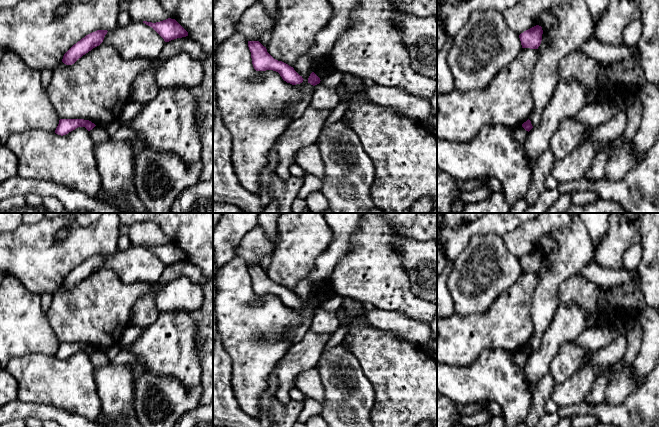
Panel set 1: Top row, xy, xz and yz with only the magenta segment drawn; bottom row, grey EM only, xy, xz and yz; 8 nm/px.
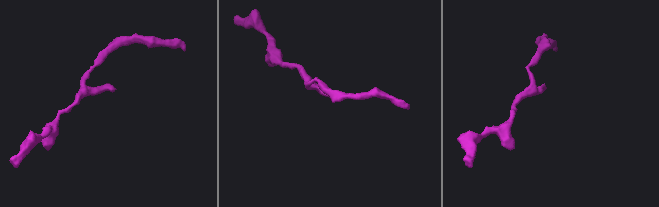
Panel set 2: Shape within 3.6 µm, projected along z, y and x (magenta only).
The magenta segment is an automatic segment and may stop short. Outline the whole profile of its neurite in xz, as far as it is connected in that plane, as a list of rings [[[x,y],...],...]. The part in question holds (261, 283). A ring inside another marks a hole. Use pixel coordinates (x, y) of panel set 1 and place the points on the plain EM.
[[[248,265],[248,271],[251,276],[252,288],[256,295],[273,294],[280,298],[282,303],[292,309],[303,306],[293,291],[274,283],[259,265]]]

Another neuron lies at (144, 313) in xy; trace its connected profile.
[[[153,294],[140,298],[133,306],[130,324],[142,330],[153,324],[159,317]]]

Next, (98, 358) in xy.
[[[95,350],[92,354],[89,355],[89,358],[95,368],[102,368],[111,363],[105,352],[101,350]]]

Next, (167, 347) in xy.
[[[188,311],[160,313],[157,320],[143,329],[140,337],[127,349],[145,371],[176,379],[188,388],[201,384],[202,366],[196,348],[196,324]]]

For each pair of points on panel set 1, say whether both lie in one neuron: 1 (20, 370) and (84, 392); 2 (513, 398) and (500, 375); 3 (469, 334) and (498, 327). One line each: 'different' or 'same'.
1: same
2: same
3: same

